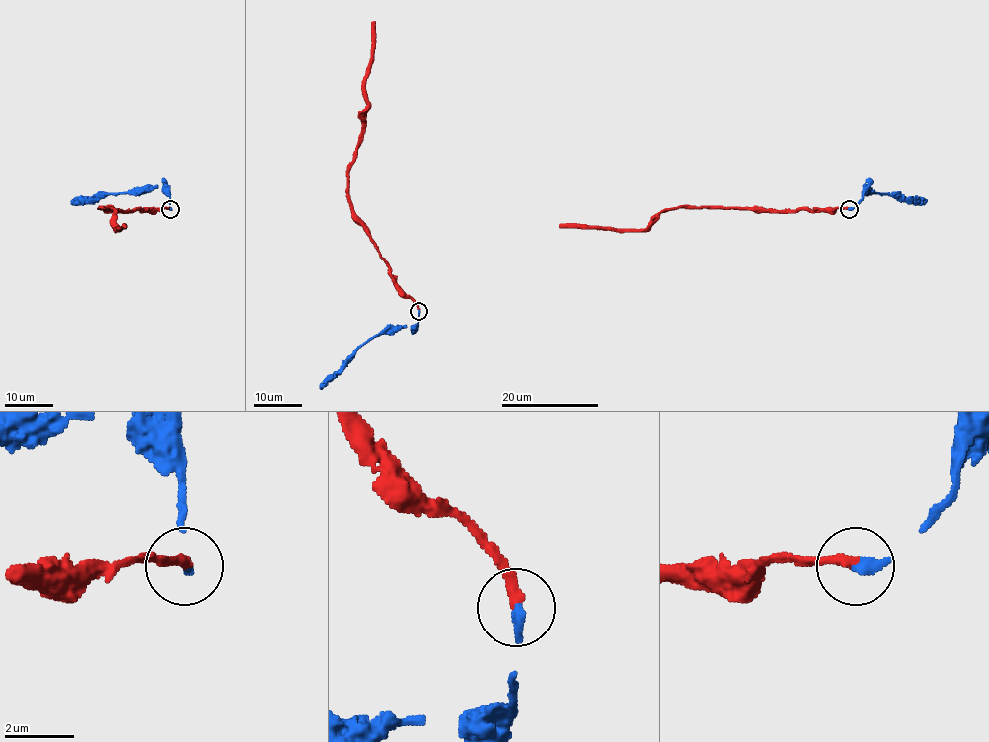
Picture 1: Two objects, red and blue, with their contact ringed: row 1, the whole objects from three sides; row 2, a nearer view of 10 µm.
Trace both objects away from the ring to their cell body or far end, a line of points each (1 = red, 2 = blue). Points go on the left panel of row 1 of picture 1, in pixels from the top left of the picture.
1: (170, 209), (100, 208), (111, 208), (115, 230), (125, 225)
2: (170, 209), (170, 198), (162, 188), (136, 188), (121, 193), (98, 194), (92, 199), (71, 200)

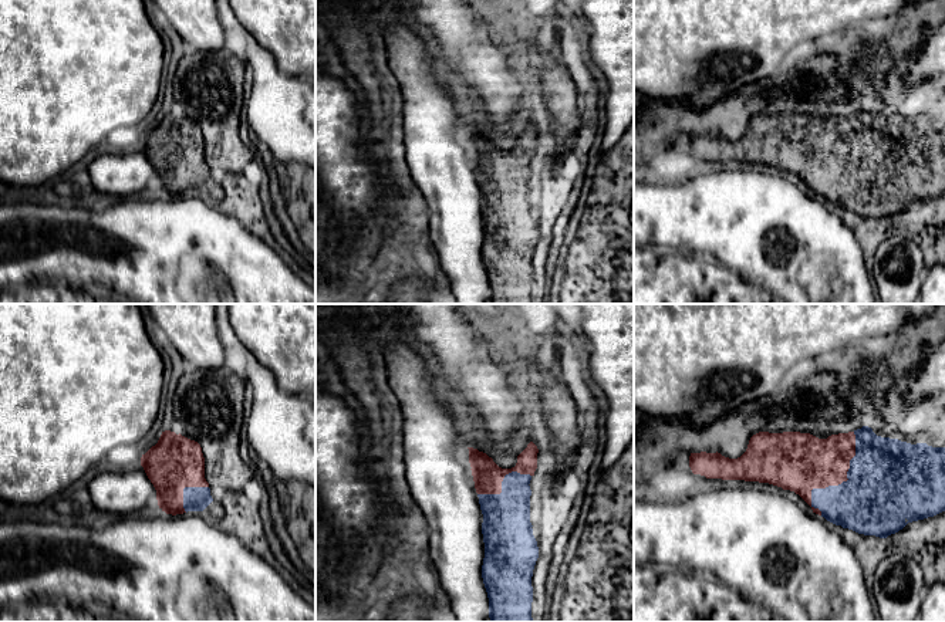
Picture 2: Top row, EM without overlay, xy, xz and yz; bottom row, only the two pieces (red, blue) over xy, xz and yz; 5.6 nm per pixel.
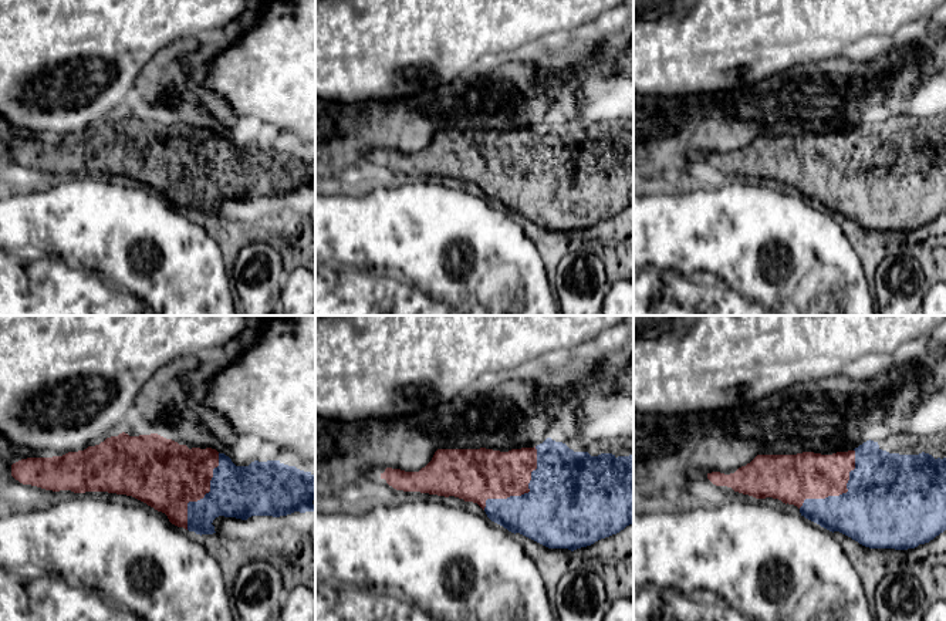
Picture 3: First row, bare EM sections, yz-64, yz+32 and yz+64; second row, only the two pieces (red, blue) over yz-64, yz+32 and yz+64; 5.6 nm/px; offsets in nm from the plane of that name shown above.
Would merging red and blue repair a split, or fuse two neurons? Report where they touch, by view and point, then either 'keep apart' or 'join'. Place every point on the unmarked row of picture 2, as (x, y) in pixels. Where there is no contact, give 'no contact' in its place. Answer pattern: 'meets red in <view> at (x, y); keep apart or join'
meets red in yz at (840, 165); join

